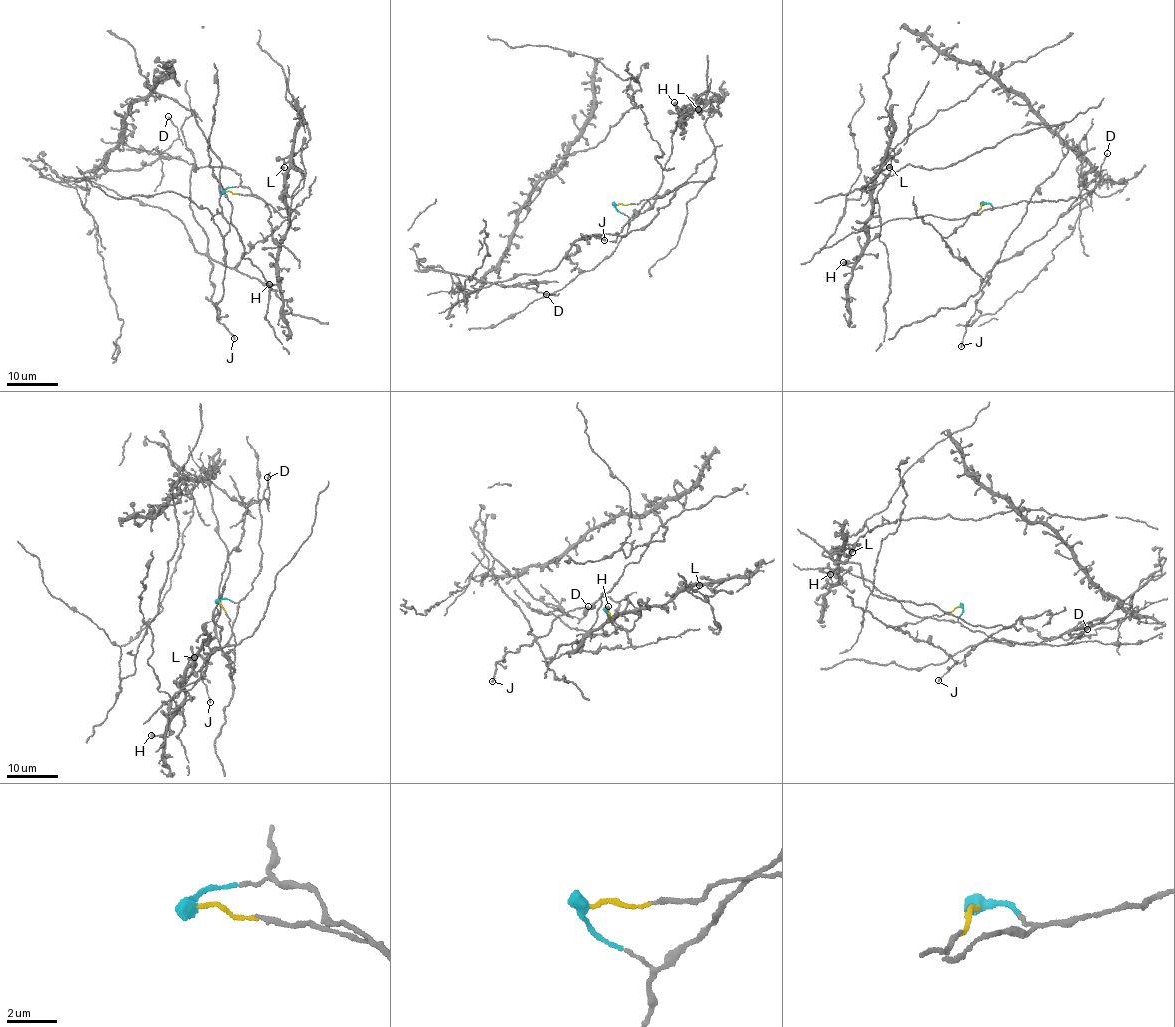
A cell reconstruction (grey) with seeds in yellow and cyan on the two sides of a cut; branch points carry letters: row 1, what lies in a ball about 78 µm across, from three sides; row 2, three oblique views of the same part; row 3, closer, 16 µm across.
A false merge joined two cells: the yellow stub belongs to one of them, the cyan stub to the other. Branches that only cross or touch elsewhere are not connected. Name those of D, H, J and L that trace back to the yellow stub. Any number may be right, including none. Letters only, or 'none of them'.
D, J

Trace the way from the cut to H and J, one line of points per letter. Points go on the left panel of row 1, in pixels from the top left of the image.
H: (225, 192), (242, 187), (265, 201), (270, 213), (272, 238), (281, 246), (284, 239), (277, 282), (269, 284)
J: (225, 192), (261, 198), (284, 220), (235, 268), (210, 261), (212, 304), (234, 339)

